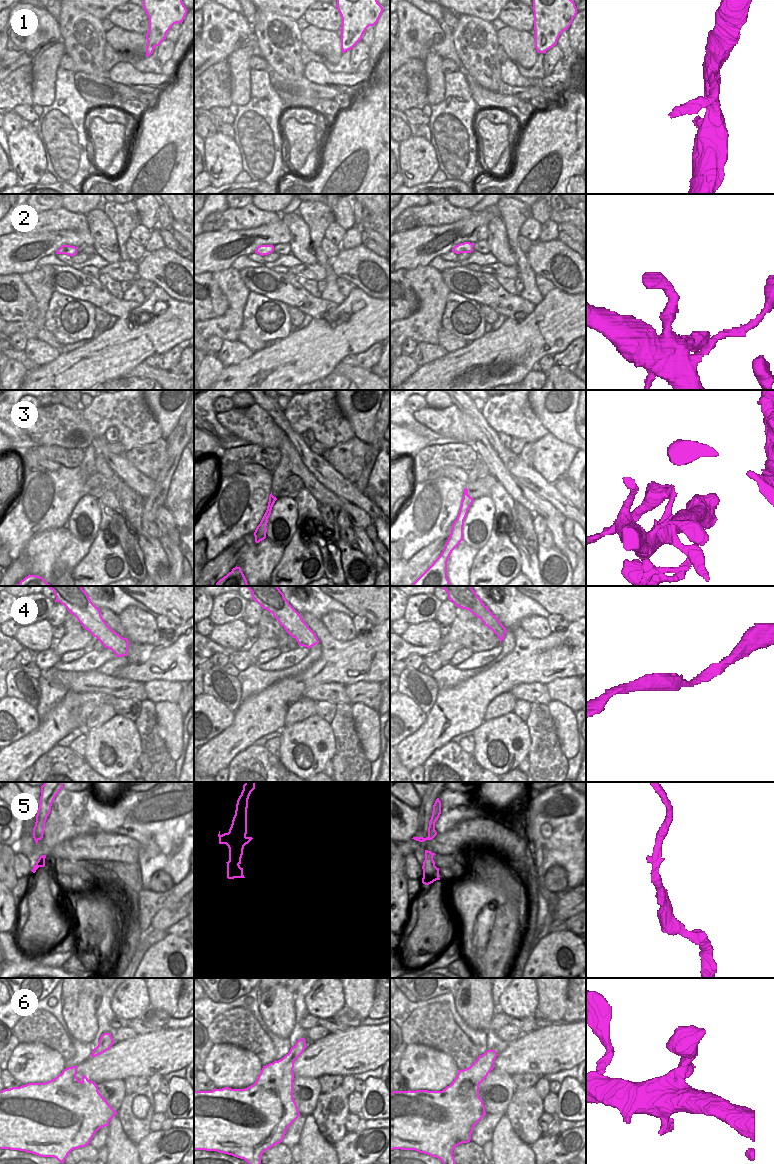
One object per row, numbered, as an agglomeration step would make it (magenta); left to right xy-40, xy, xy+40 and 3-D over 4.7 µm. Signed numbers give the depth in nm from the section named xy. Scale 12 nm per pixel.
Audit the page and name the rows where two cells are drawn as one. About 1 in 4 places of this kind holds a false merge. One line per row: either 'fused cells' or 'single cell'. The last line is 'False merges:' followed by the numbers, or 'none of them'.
1: single cell
2: single cell
3: fused cells
4: single cell
5: single cell
6: single cell
False merges: 3

